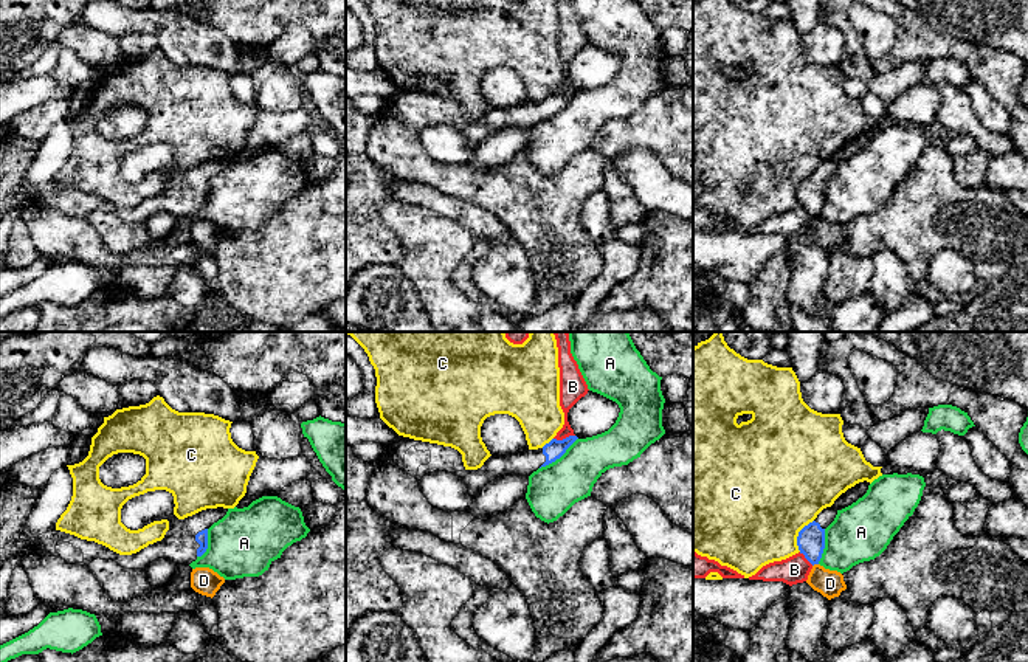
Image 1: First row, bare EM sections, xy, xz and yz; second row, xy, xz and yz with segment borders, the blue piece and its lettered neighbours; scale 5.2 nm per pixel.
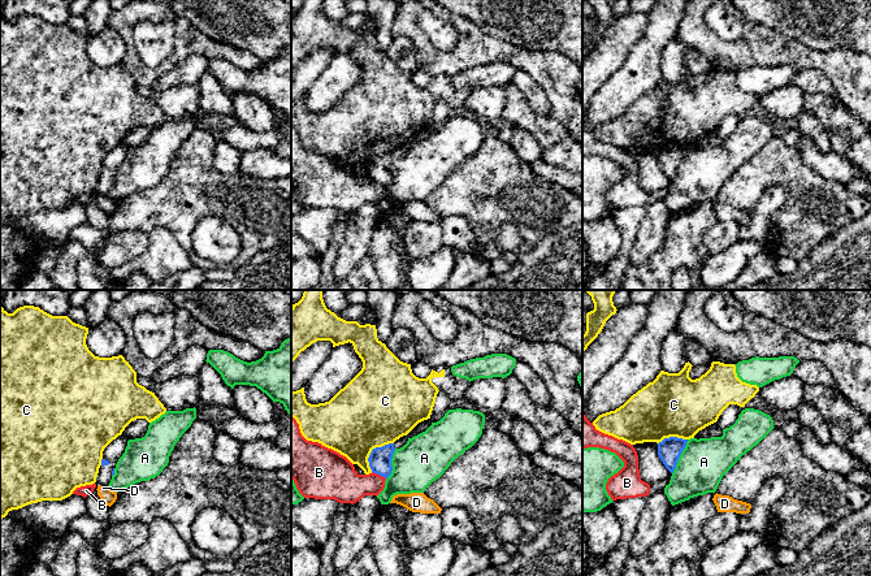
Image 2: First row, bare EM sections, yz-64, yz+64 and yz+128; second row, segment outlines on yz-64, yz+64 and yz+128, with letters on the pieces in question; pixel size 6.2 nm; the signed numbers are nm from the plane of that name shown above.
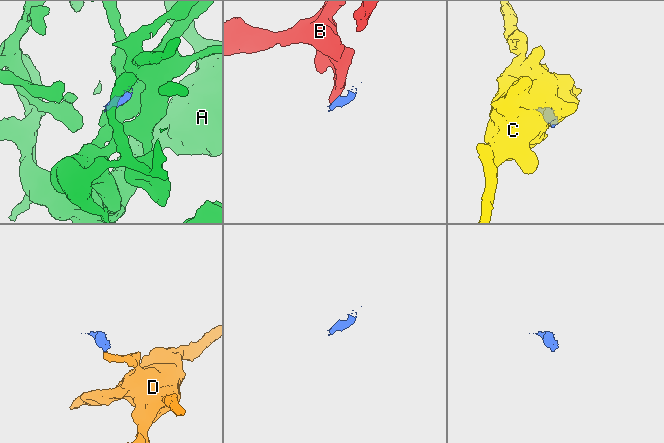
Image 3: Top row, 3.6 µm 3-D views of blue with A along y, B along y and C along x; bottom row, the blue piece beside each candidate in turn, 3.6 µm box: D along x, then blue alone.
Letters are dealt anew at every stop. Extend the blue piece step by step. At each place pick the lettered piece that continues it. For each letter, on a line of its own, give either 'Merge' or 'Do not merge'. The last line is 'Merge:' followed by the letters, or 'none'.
A: Do not merge
B: Do not merge
C: Do not merge
D: Do not merge
Merge: none

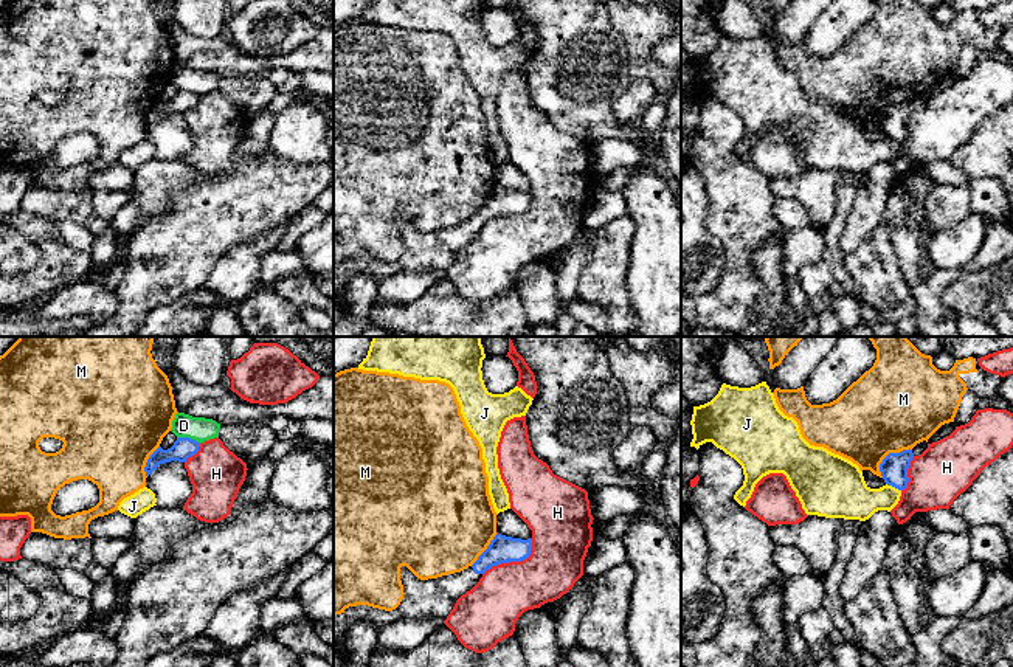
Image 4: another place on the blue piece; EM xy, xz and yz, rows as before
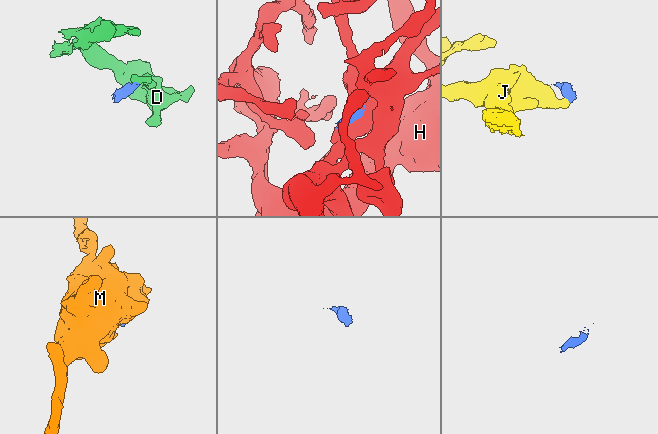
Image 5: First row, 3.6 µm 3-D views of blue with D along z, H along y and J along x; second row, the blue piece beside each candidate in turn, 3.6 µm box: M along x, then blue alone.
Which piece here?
D: Do not merge
H: Do not merge
J: Do not merge
M: Do not merge
Merge: none

